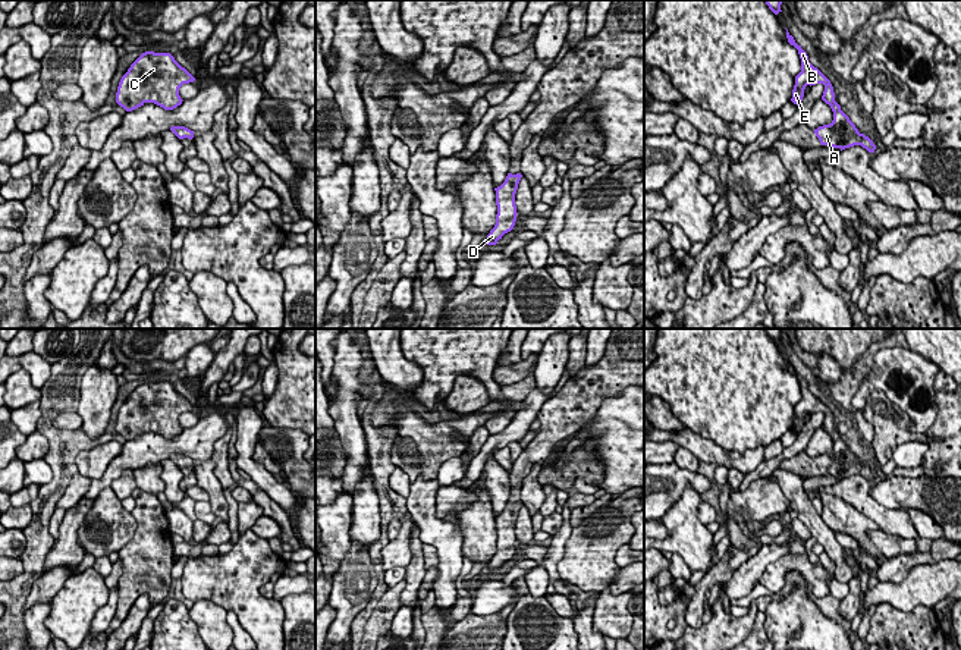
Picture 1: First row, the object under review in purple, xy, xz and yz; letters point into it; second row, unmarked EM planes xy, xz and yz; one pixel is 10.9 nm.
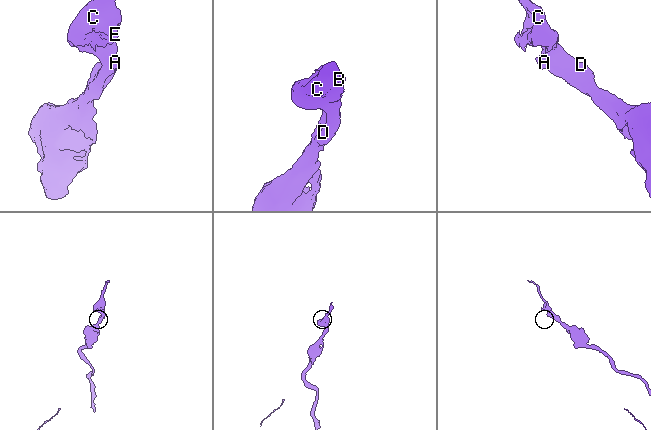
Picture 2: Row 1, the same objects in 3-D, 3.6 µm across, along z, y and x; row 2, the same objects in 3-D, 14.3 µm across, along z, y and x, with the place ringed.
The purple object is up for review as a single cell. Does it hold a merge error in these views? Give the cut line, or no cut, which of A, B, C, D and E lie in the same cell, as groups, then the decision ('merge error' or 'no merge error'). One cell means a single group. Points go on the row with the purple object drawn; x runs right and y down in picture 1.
no cut | A B C D E | no merge error

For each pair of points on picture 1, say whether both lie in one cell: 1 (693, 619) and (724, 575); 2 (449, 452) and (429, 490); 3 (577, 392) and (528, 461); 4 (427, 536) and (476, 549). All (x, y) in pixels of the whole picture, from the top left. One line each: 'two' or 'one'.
1: one
2: two
3: one
4: two

